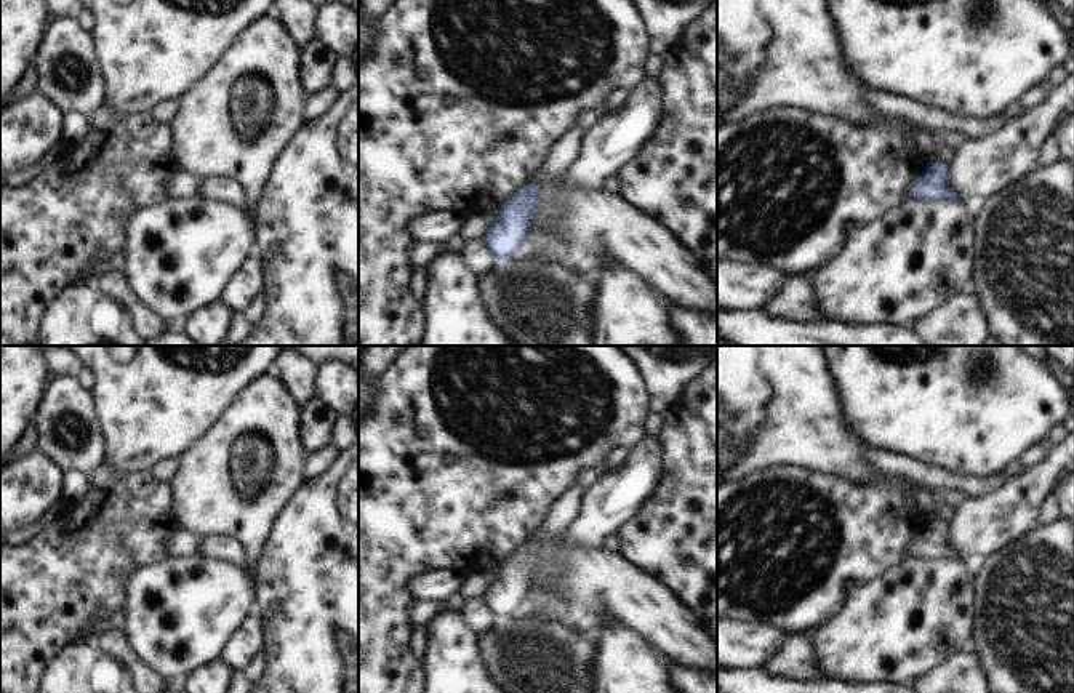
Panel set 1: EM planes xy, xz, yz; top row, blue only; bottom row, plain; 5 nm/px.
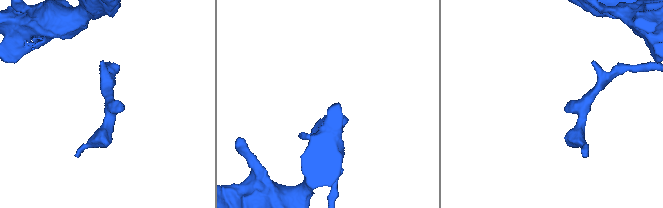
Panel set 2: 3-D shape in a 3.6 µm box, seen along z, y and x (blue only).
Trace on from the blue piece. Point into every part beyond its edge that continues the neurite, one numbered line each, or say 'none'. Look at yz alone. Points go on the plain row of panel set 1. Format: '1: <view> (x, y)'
none

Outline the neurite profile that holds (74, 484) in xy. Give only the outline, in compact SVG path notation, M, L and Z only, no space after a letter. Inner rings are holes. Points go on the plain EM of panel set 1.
M66 471L61 479L61 499L64 503L77 501L86 493L88 480L85 474Z

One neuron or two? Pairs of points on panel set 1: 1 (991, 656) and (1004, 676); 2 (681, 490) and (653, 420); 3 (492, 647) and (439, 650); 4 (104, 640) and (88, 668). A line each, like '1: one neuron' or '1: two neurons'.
1: one neuron
2: two neurons
3: two neurons
4: two neurons

